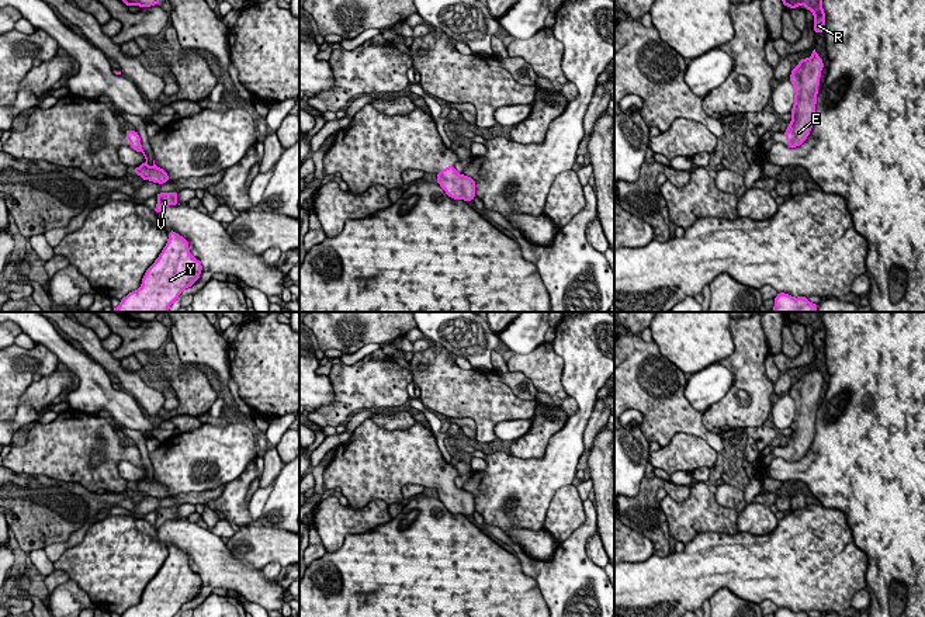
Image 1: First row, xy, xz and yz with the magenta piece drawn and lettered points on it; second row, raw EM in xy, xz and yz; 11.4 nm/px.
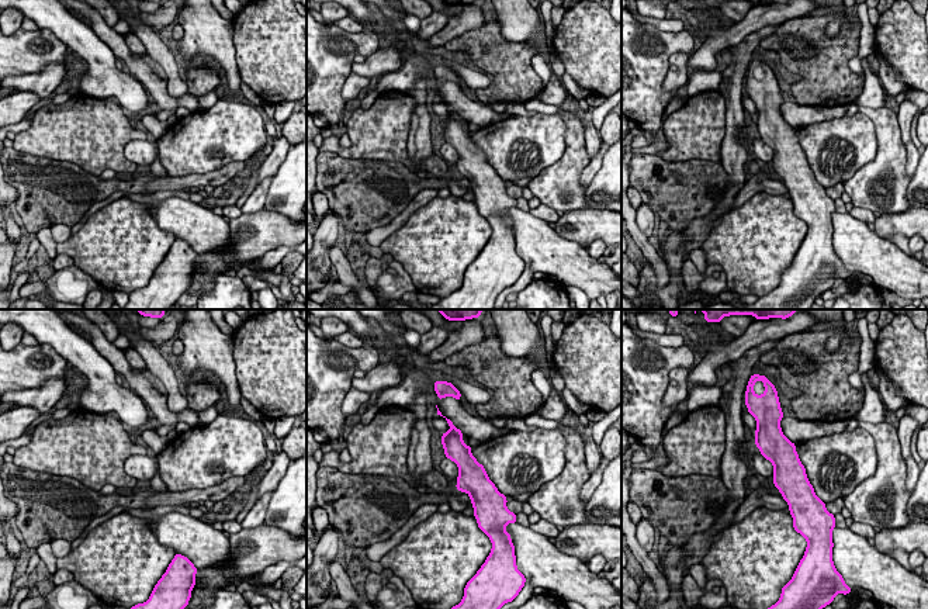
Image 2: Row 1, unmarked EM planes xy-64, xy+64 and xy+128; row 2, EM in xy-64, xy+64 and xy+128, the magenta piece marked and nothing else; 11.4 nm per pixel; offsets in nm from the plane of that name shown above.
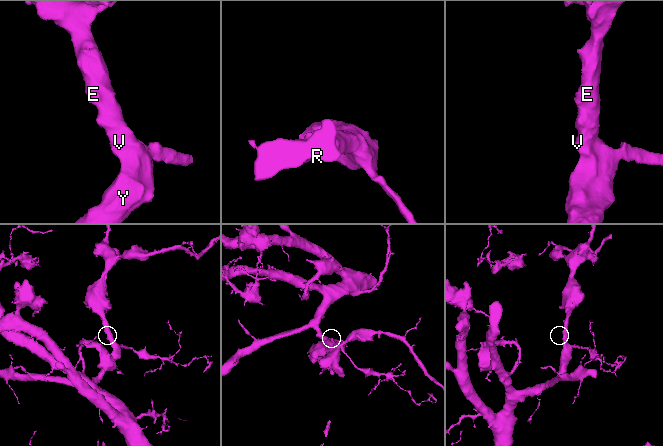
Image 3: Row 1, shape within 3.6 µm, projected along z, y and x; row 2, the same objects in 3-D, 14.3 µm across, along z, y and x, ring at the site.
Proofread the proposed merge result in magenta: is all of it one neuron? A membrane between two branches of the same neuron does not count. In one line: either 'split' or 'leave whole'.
leave whole

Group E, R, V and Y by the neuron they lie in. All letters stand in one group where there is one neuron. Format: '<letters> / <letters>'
E R V Y

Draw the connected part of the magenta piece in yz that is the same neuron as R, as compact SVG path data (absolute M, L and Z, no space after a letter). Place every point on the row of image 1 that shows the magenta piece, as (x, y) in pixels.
M782 0L784 6L796 8L800 4L804 10L811 10L814 14L814 32L822 32L825 25L825 13L822 8L822 0Z

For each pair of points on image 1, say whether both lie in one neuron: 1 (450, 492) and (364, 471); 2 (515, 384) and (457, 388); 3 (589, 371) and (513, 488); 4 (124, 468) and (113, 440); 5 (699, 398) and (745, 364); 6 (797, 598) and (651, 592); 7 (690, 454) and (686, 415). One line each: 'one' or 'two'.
1: one
2: two
3: one
4: two
5: two
6: one
7: two

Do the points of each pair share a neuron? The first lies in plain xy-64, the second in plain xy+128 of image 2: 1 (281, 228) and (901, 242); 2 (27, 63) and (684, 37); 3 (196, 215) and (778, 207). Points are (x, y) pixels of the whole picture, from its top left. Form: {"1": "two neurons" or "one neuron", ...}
{"1": "two neurons", "2": "one neuron", "3": "two neurons"}

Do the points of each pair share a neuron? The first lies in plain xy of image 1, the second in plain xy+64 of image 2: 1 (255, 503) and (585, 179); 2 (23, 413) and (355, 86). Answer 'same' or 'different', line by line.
1: same
2: same

